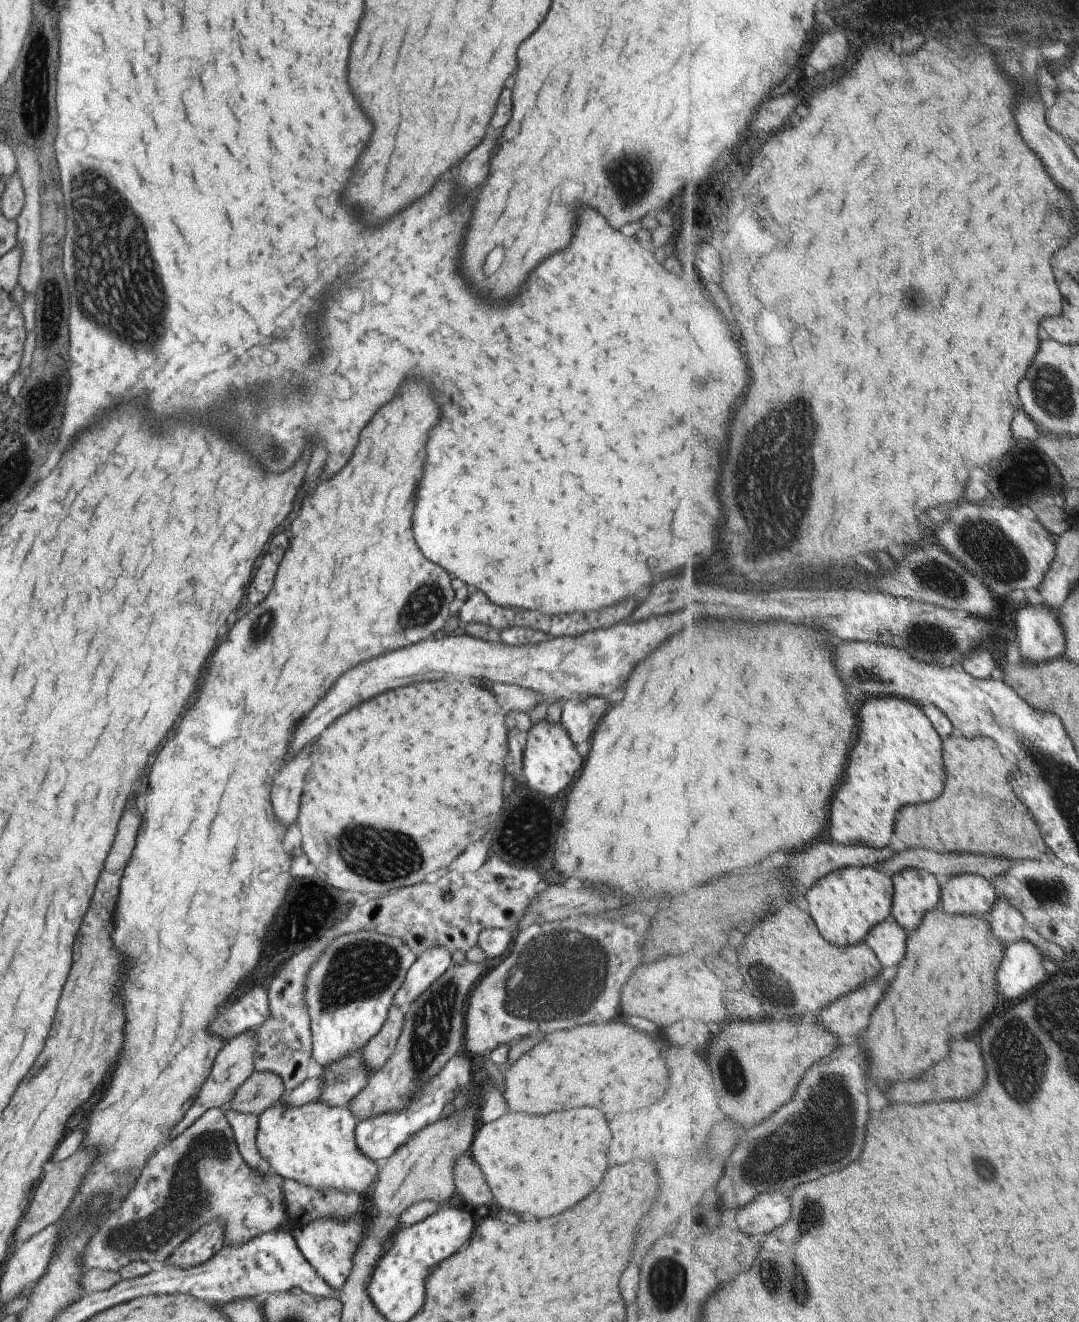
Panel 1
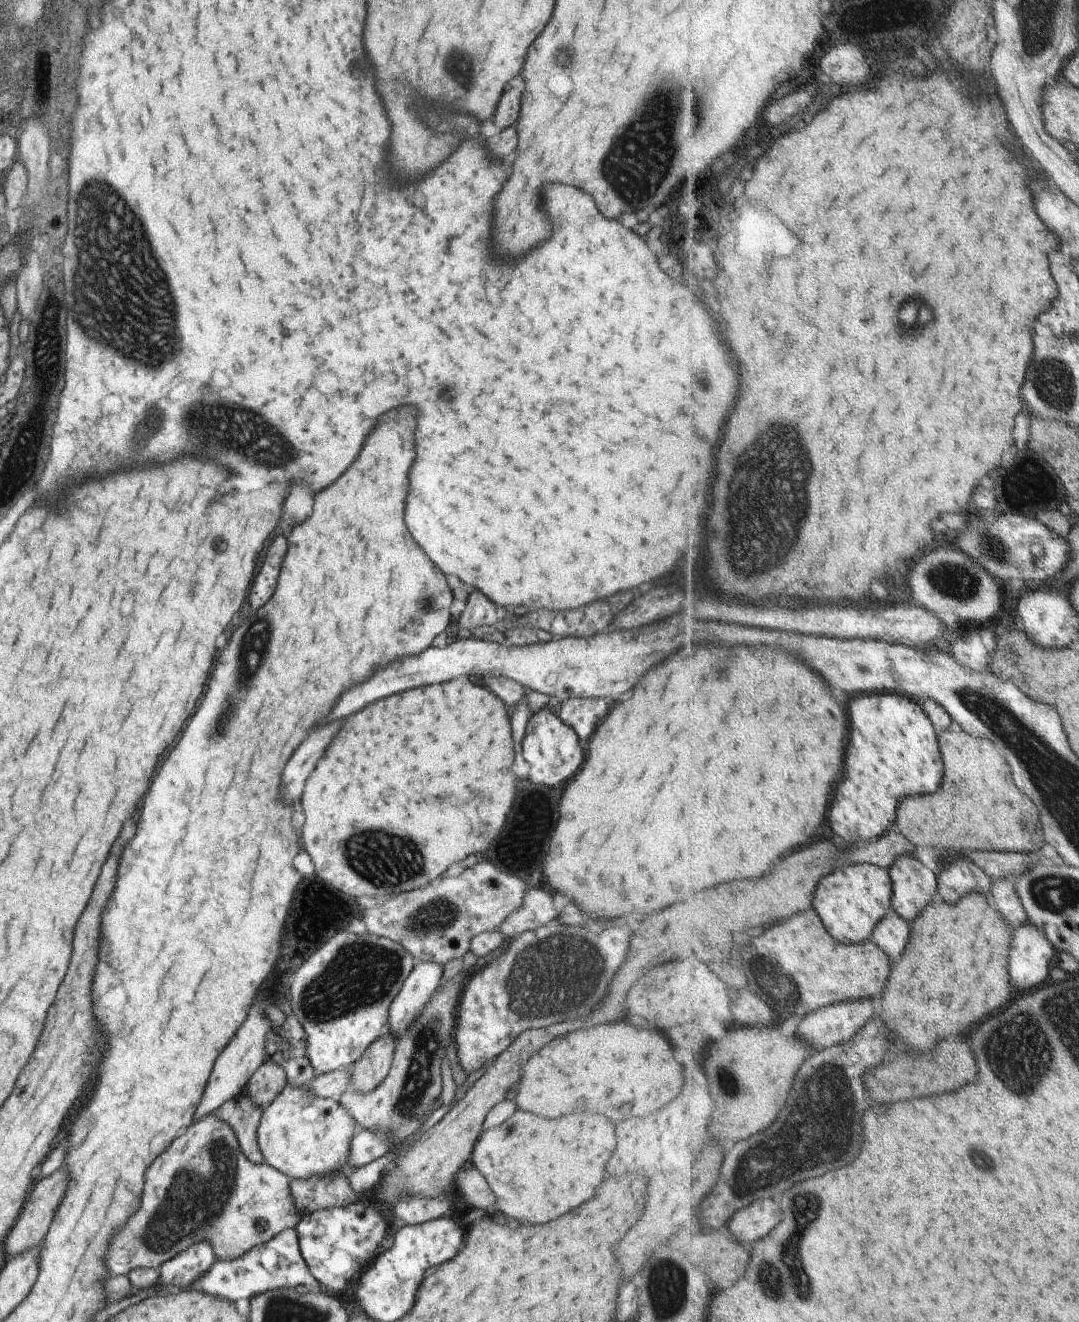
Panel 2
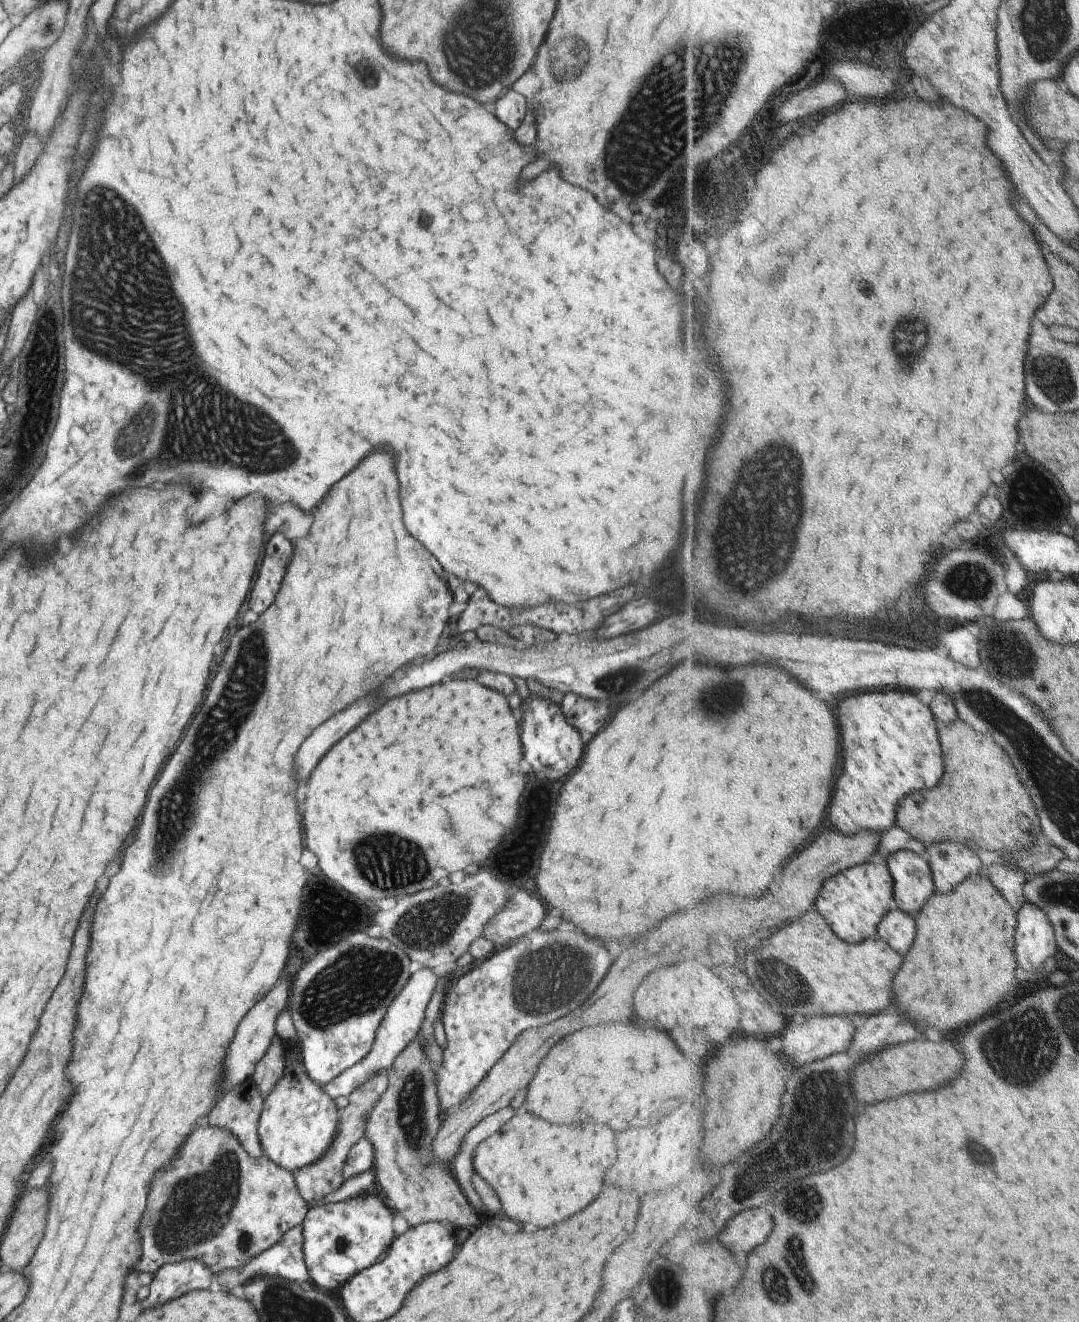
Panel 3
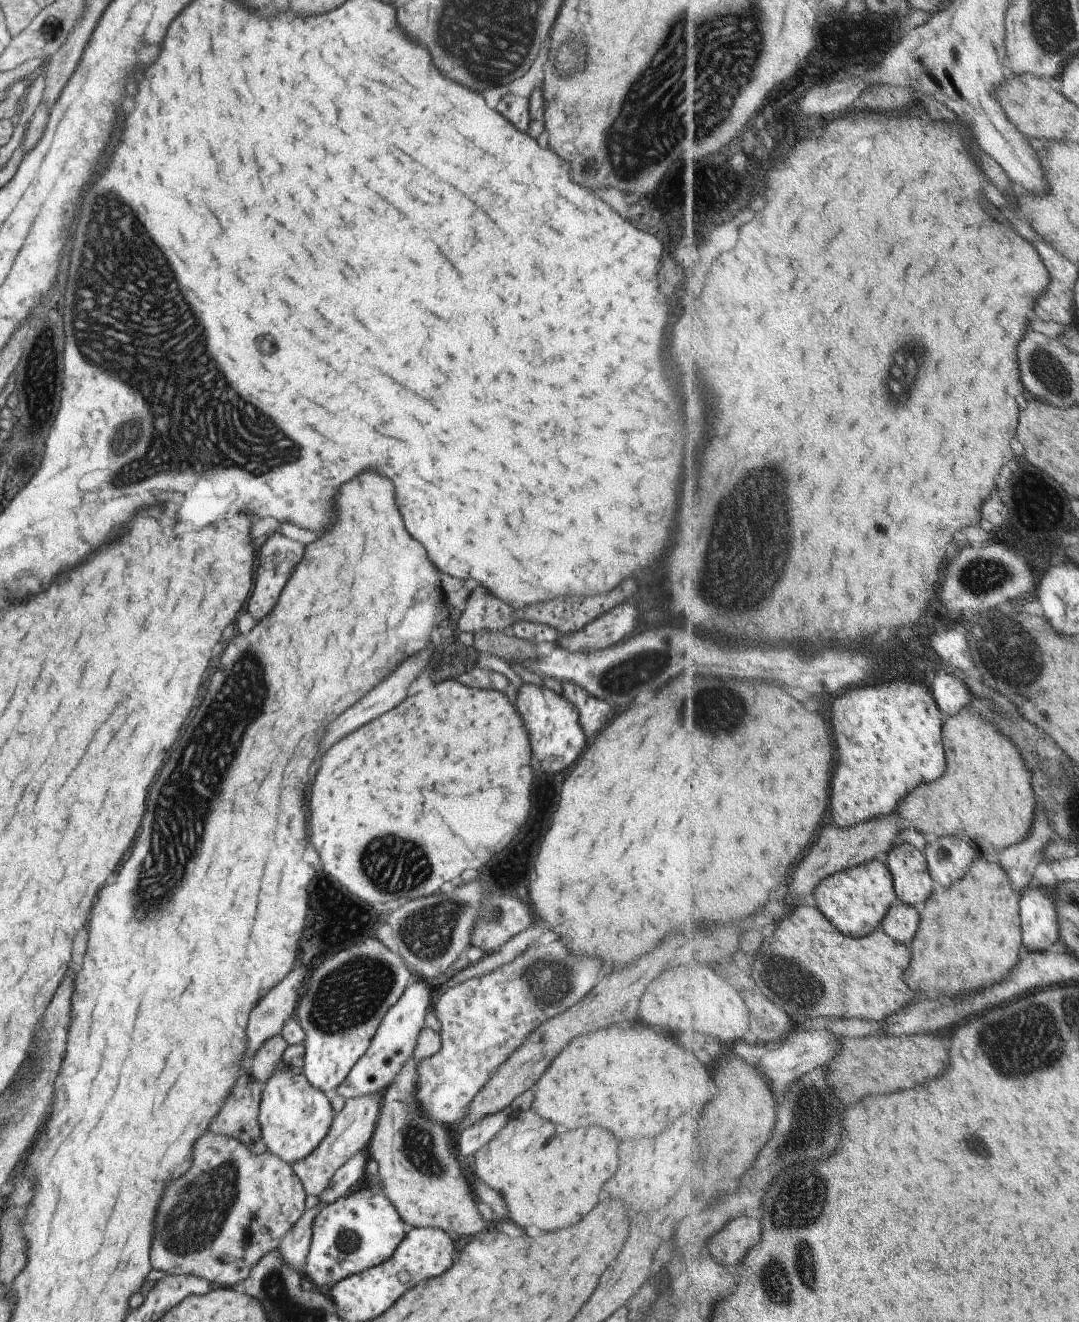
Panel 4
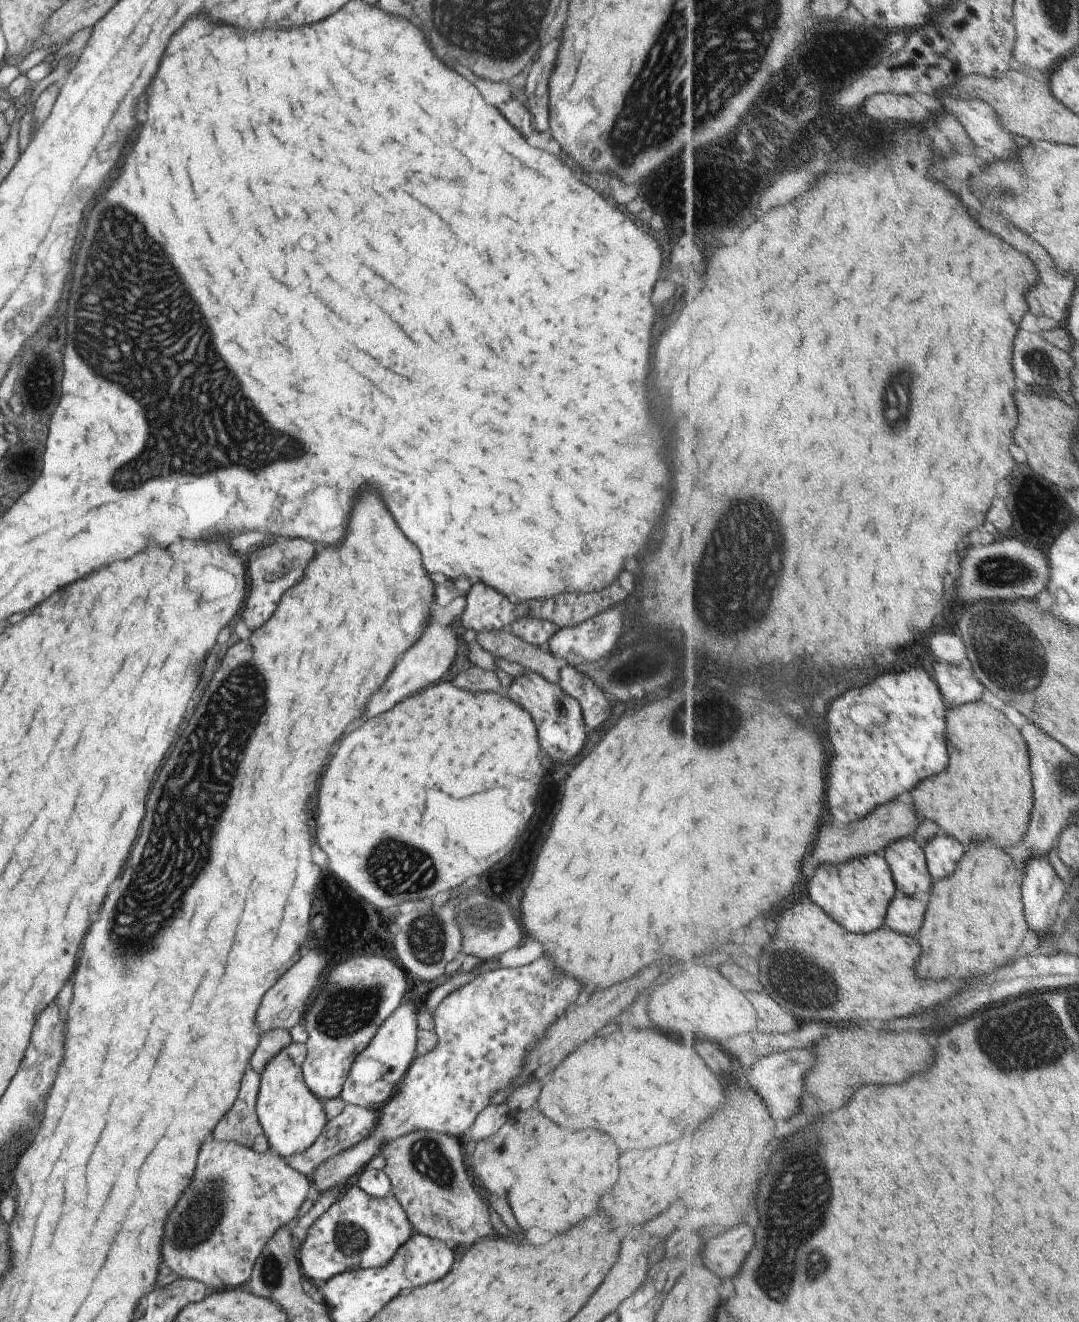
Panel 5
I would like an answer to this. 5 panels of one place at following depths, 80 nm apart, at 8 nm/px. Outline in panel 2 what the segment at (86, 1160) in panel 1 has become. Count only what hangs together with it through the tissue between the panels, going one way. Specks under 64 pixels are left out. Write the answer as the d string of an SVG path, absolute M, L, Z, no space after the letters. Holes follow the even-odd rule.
M57 1170L53 1172L49 1178L43 1178L39 1182L33 1184L33 1194L29 1194L24 1200L20 1213L17 1215L13 1228L9 1230L7 1238L5 1238L5 1261L12 1259L14 1256L20 1255L23 1251L37 1247L48 1231L49 1223L52 1221L53 1213L56 1211L56 1206L63 1196L63 1188L65 1188L65 1180L67 1174Z

